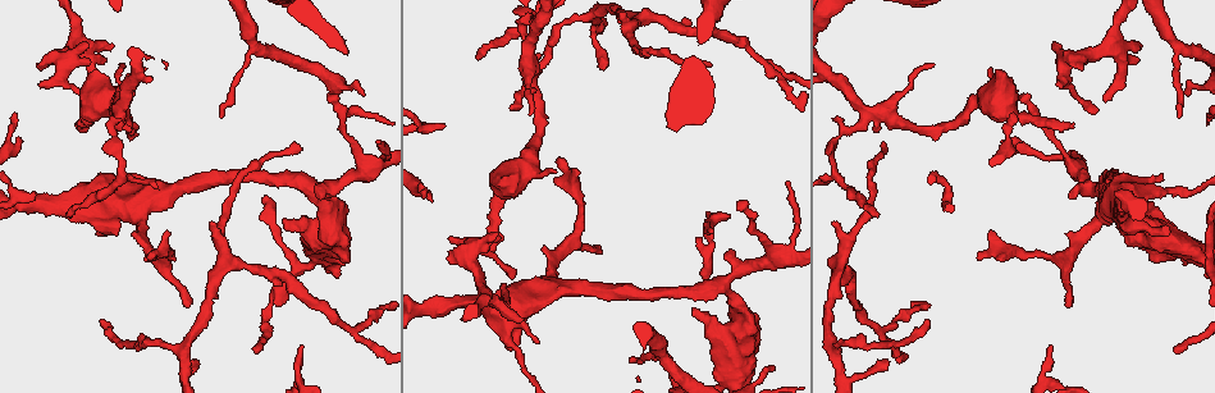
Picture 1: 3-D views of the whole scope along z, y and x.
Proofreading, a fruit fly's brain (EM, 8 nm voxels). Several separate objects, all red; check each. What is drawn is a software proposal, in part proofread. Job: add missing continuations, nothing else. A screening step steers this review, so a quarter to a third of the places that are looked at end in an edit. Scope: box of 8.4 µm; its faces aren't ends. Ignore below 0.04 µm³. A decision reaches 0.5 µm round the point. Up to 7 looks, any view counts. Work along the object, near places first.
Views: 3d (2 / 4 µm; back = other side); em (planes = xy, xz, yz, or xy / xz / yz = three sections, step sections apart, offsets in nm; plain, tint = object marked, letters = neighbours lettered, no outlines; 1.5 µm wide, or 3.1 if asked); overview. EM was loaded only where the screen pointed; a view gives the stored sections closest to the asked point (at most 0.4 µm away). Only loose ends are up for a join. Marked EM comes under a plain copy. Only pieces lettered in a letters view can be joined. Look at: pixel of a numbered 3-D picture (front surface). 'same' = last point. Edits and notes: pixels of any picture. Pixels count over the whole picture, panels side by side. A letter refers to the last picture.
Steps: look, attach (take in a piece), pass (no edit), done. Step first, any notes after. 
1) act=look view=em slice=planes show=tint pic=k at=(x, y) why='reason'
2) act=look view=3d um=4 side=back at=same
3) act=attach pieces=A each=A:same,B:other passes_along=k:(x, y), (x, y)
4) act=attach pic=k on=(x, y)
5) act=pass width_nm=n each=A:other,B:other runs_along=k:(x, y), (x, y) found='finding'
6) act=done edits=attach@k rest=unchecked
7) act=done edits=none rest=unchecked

act=look view=3d um=4 pic=1 at=(197, 363) why='branch stops here'

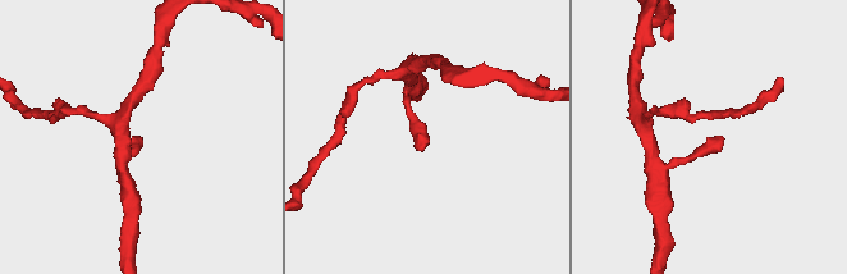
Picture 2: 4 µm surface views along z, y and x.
act=look view=em slice=planes show=letters pic=2 at=(720, 138)

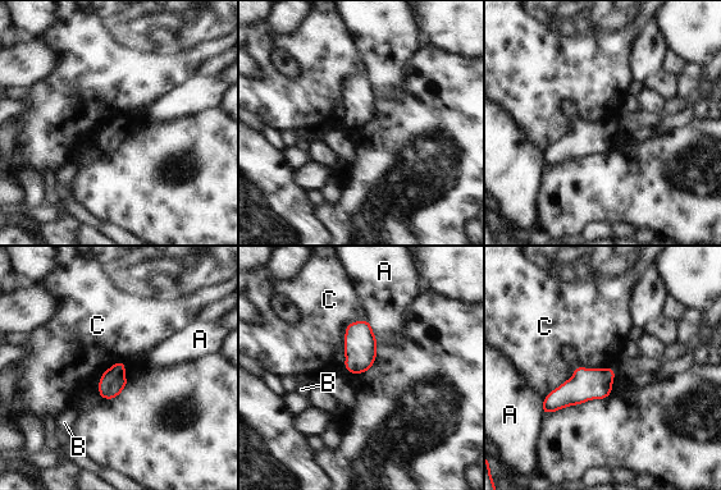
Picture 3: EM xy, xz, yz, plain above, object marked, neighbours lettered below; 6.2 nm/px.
act=pass each=A:other,B:other,C:other found='none of them fits'

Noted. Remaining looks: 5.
act=look view=em slice=planes show=letters pic=1 at=(66, 217) why='an open end'

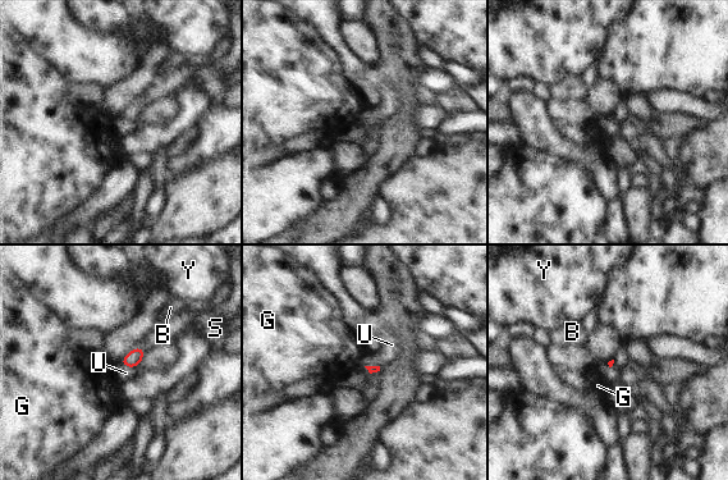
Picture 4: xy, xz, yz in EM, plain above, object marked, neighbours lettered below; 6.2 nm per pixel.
act=pass each=B:other,G:other,S:other,U:other,Y:other border=4:(120, 364), (138, 366) found='none of them fits'

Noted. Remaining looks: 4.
act=look view=em slice=yz step=4 show=tint pic=1 at=(222, 118) why='thin end'

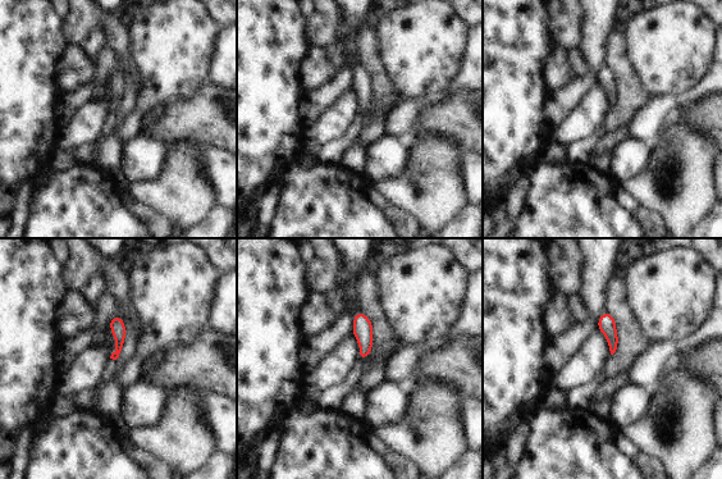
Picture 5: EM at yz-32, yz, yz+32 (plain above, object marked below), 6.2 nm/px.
act=look view=em slice=yz step=4 show=letters at=same why='what lies round it'

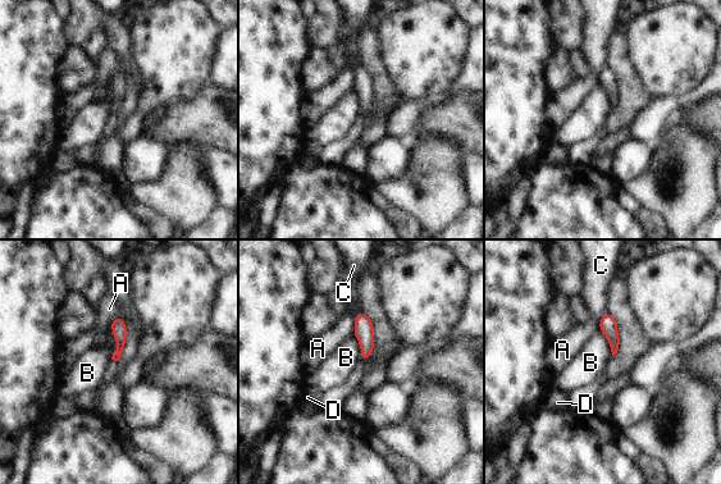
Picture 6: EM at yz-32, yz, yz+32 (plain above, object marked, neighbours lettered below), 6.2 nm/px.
act=pass width_nm=70 each=A:other,B:other,C:other,D:other border=6:(354, 334), (360, 347), (361, 360) found='none of them fits'

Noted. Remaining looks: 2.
act=done edits=none rest=unchecked

